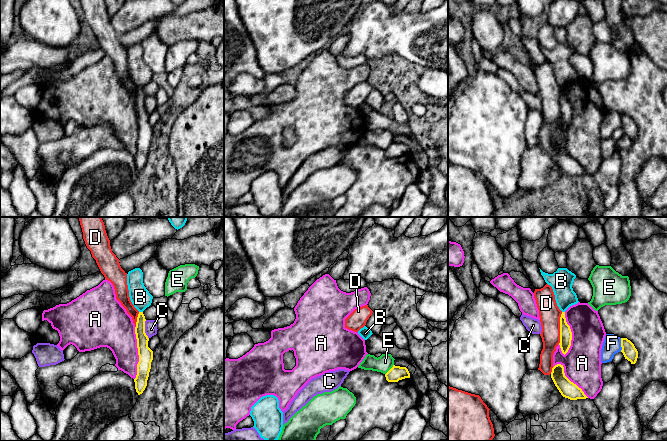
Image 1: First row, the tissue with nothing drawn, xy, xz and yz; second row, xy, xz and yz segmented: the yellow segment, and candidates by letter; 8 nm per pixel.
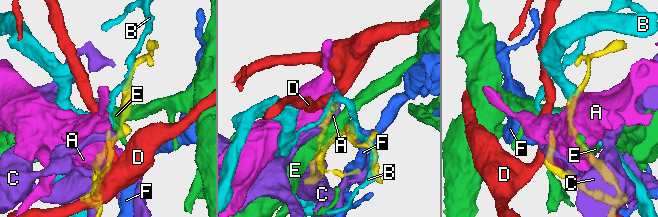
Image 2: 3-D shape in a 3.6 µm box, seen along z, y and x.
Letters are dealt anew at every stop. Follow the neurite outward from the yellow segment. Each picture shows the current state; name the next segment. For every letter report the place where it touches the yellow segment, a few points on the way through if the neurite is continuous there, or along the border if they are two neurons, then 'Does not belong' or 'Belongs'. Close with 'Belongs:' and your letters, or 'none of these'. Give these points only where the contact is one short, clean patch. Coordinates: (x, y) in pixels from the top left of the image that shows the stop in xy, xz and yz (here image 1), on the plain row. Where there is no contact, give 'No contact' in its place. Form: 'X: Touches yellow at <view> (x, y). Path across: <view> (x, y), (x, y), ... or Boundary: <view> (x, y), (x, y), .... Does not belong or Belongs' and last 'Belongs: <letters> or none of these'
A: Touches yellow at yz (571, 110). Does not belong
B: Touches yellow at xy (141, 88). Boundary: xy (139, 87), (142, 88). Does not belong
C: Touches yellow at xy (144, 105). Does not belong
D: Touches yellow at yz (560, 104). Boundary: yz (562, 88), (558, 119). Does not belong
E: Touches yellow at xz (390, 145). Boundary: xz (393, 140), (385, 150). Does not belong
F: Touches yellow at yz (621, 121). Does not belong
Belongs: none of these

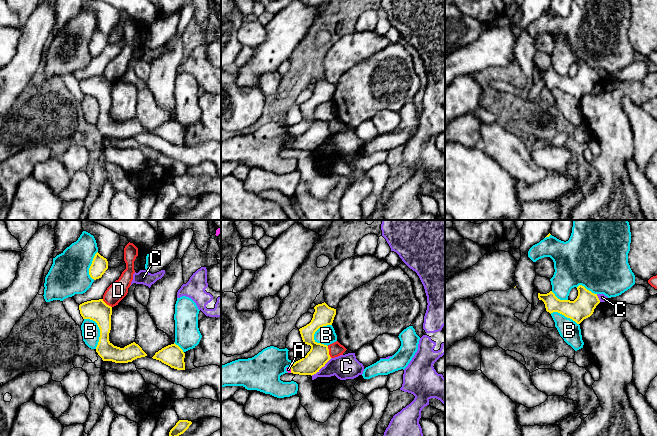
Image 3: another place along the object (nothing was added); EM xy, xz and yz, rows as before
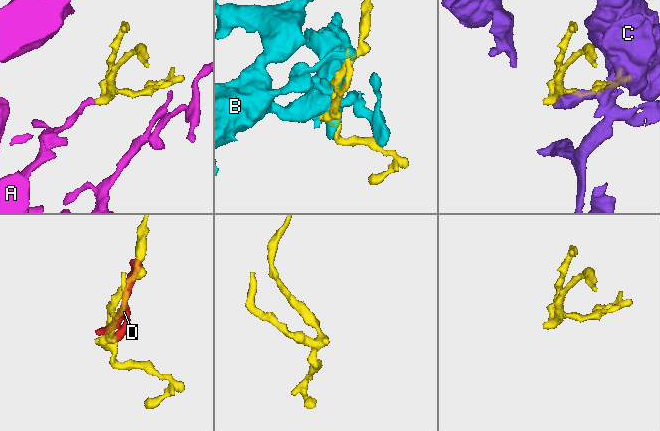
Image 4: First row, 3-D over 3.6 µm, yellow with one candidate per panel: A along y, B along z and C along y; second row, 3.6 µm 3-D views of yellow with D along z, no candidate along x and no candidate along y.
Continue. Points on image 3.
A: Touches yellow at xz (291, 146). Path across: xz (318, 132), (309, 141), (291, 146), (288, 145). Belongs
B: Touches yellow at xz (318, 104). Does not belong
C: Touches yellow at xz (321, 143). Boundary: xz (331, 134), (311, 151). Does not belong
D: Touches yellow at xz (328, 128). Boundary: xz (327, 122), (331, 133). Does not belong
Belongs: A

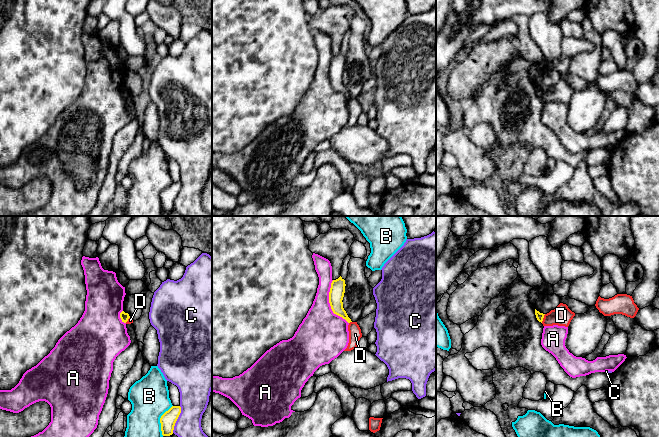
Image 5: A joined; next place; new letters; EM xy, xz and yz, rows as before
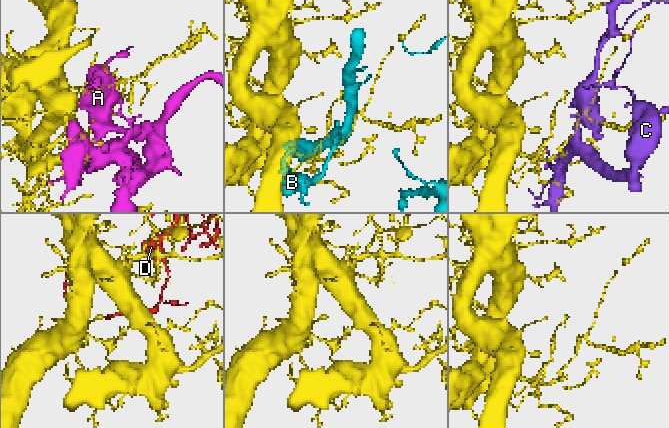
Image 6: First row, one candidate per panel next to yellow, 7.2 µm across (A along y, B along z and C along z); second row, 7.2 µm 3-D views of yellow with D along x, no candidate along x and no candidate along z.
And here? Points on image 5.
A: Touches yellow at xz (330, 80). Does not belong
B: Touches yellow at xy (160, 196). Does not belong
C: Touches yellow at xy (177, 194). Does not belong
D: Touches yellow at yz (543, 93). Does not belong
Belongs: none of these

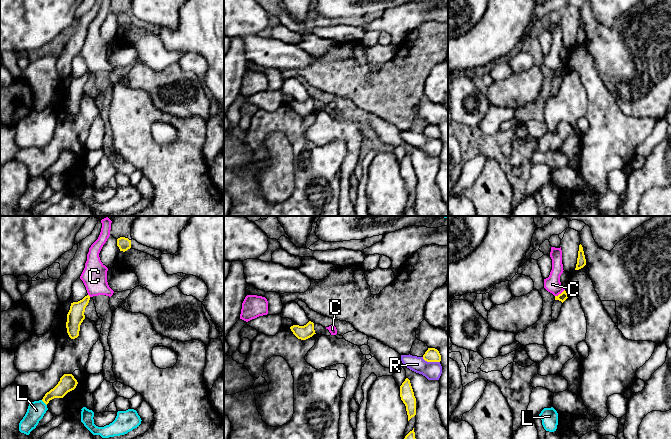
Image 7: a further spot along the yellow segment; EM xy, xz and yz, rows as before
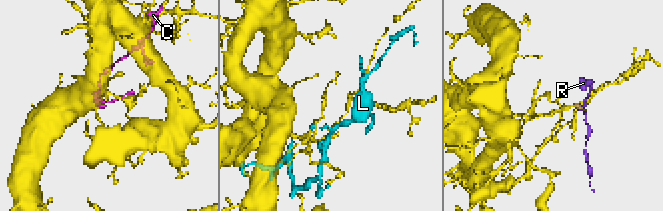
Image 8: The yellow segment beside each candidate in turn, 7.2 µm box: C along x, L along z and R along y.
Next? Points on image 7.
C: Touches yellow at yz (559, 70). Does not belong
L: Touches yellow at xy (44, 178). Does not belong
R: Touches yellow at xz (431, 137). Does not belong
Belongs: none of these

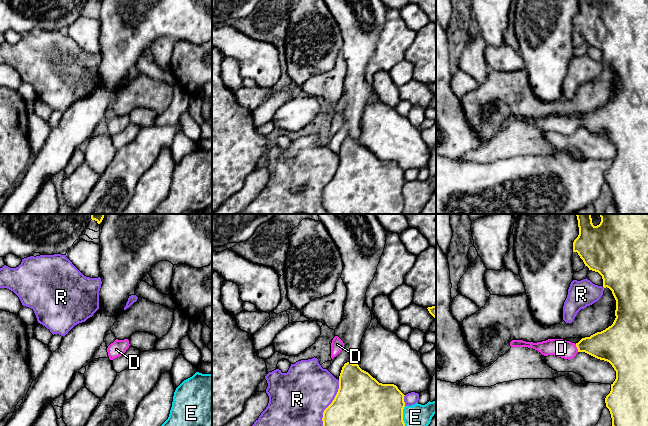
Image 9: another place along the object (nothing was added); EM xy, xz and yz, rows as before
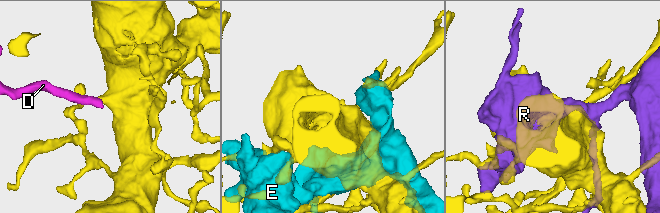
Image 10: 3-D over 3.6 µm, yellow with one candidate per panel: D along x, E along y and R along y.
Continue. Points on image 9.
D: Touches yellow at yz (577, 124). Path across: yz (608, 121), (583, 121), (577, 124), (561, 124). Belongs
E: Touches yellow at xz (403, 198). Does not belong
R: Touches yellow at xz (325, 185). Does not belong
Belongs: D

